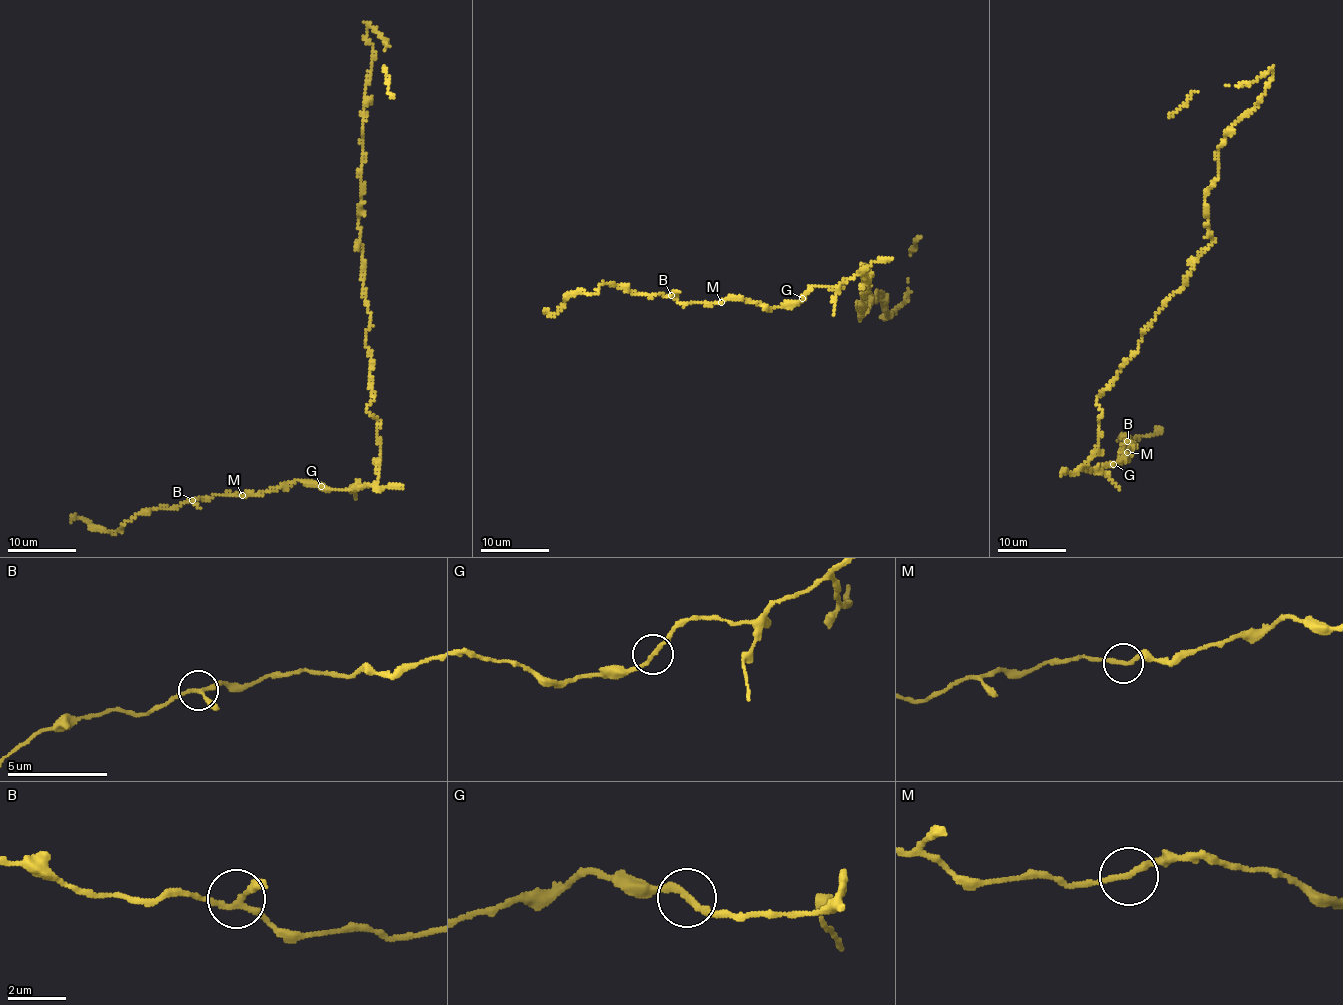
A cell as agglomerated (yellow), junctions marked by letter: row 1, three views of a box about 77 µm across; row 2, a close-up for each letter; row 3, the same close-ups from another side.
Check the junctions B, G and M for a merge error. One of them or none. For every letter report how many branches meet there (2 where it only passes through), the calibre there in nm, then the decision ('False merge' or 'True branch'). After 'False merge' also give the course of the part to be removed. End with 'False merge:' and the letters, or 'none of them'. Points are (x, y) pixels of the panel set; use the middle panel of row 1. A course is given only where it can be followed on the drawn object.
B: Branches: 3. Thickness 190 nm. True branch
G: Branches: 2. Thickness 200 nm. False merge
M: Branches: 2. Thickness 200 nm. True branch
False merge: G

